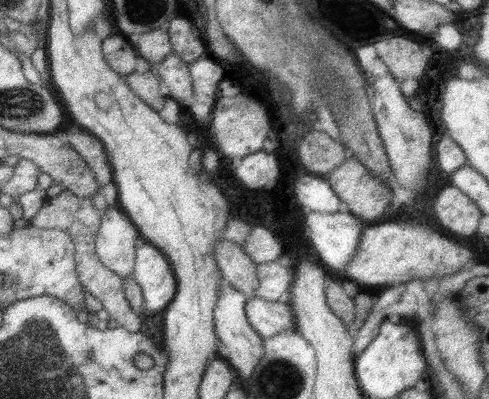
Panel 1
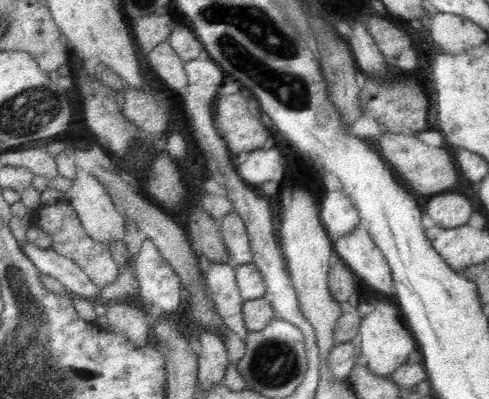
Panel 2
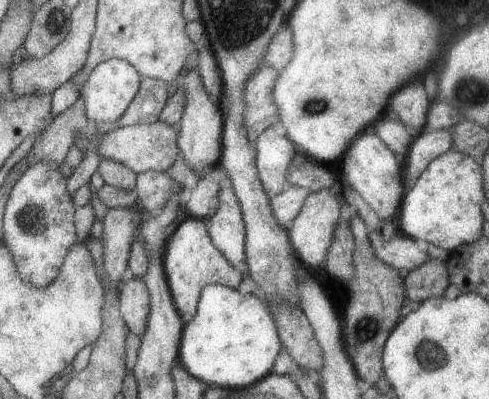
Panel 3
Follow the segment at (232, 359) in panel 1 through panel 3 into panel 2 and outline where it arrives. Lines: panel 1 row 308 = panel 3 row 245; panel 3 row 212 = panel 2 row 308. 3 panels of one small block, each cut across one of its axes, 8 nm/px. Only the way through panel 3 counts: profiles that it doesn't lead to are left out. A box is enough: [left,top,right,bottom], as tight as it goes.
[205,262,247,342]

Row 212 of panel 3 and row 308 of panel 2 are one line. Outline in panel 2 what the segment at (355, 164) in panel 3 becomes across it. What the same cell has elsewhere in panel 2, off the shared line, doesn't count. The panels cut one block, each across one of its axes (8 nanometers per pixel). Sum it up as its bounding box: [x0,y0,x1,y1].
[359,302,417,378]

